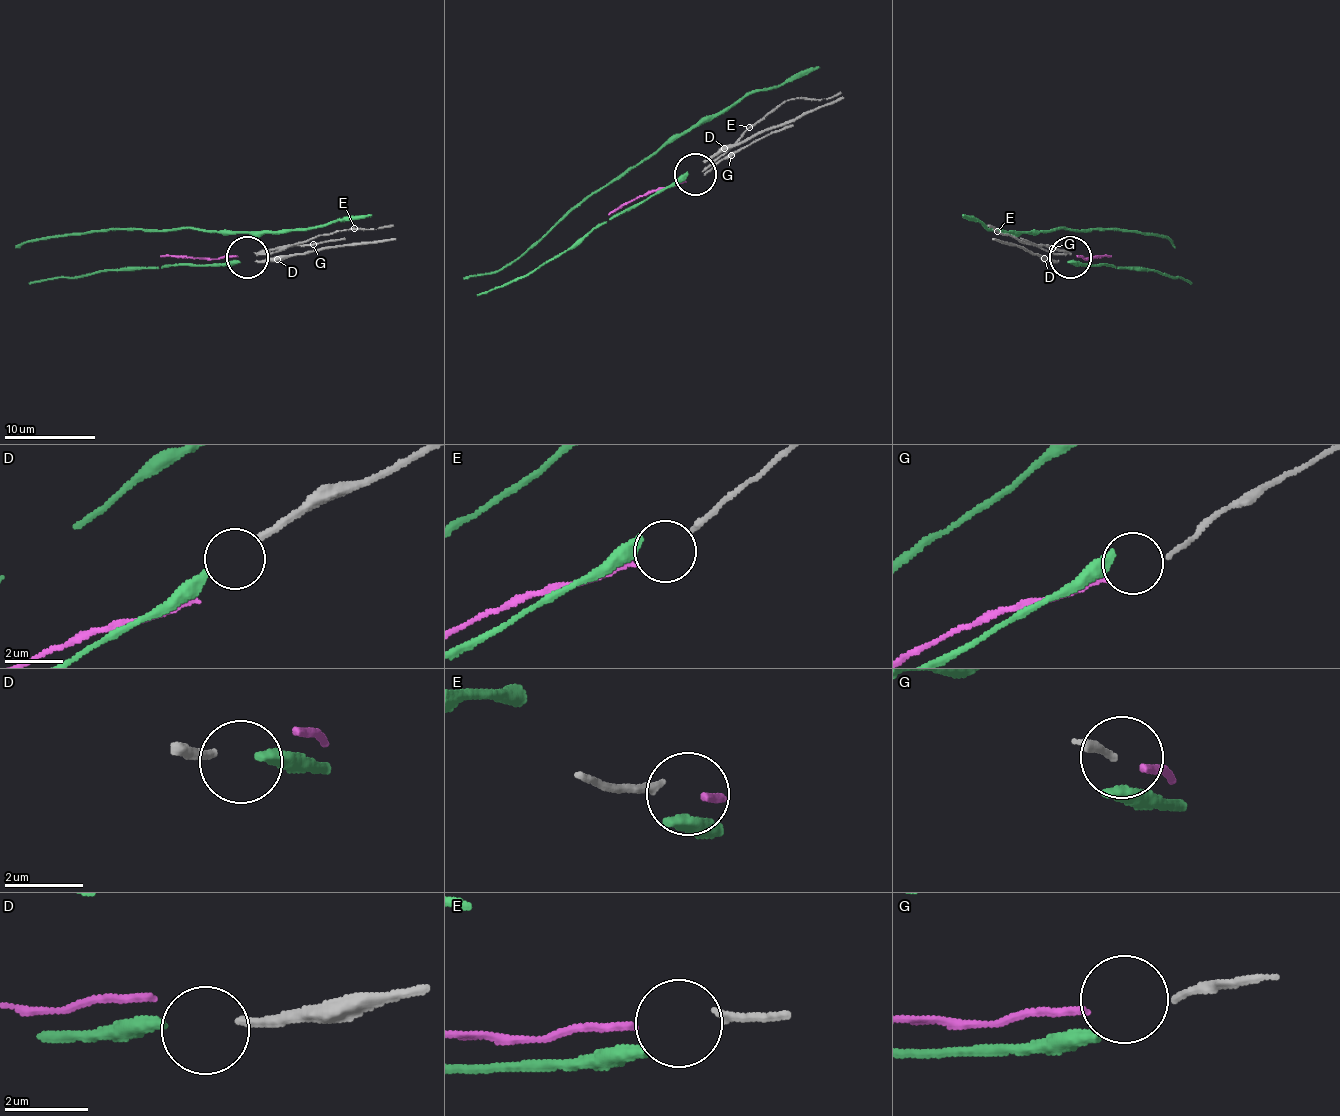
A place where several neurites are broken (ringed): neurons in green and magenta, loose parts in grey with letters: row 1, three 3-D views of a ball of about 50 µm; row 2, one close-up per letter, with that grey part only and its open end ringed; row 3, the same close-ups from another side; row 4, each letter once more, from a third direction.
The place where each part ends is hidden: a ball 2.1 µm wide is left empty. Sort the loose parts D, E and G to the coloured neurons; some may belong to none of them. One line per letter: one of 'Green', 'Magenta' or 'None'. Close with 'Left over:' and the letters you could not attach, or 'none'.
D: Green
E: None
G: Magenta
Left over: E

